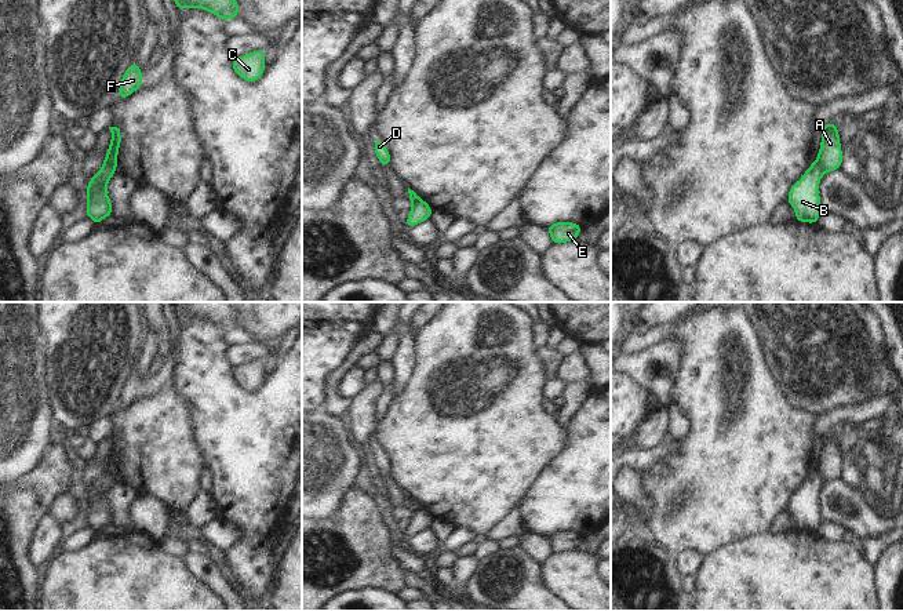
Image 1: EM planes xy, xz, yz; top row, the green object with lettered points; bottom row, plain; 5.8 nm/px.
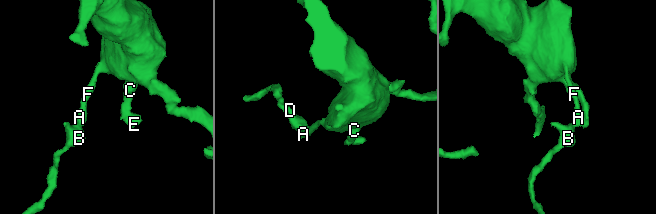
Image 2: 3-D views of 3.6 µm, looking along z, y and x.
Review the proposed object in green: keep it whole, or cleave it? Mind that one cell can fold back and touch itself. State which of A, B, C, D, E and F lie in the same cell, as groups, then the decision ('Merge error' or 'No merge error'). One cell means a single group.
Groups: A C E F / B D. Merge error.

